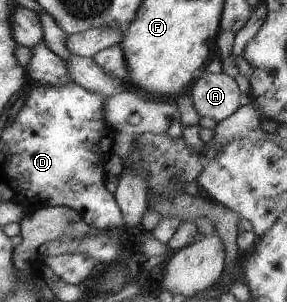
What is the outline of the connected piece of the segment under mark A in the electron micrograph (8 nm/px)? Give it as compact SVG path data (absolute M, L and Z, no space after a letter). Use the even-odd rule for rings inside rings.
M200 72L190 84L188 94L200 117L216 122L229 117L238 107L240 90L224 73Z

